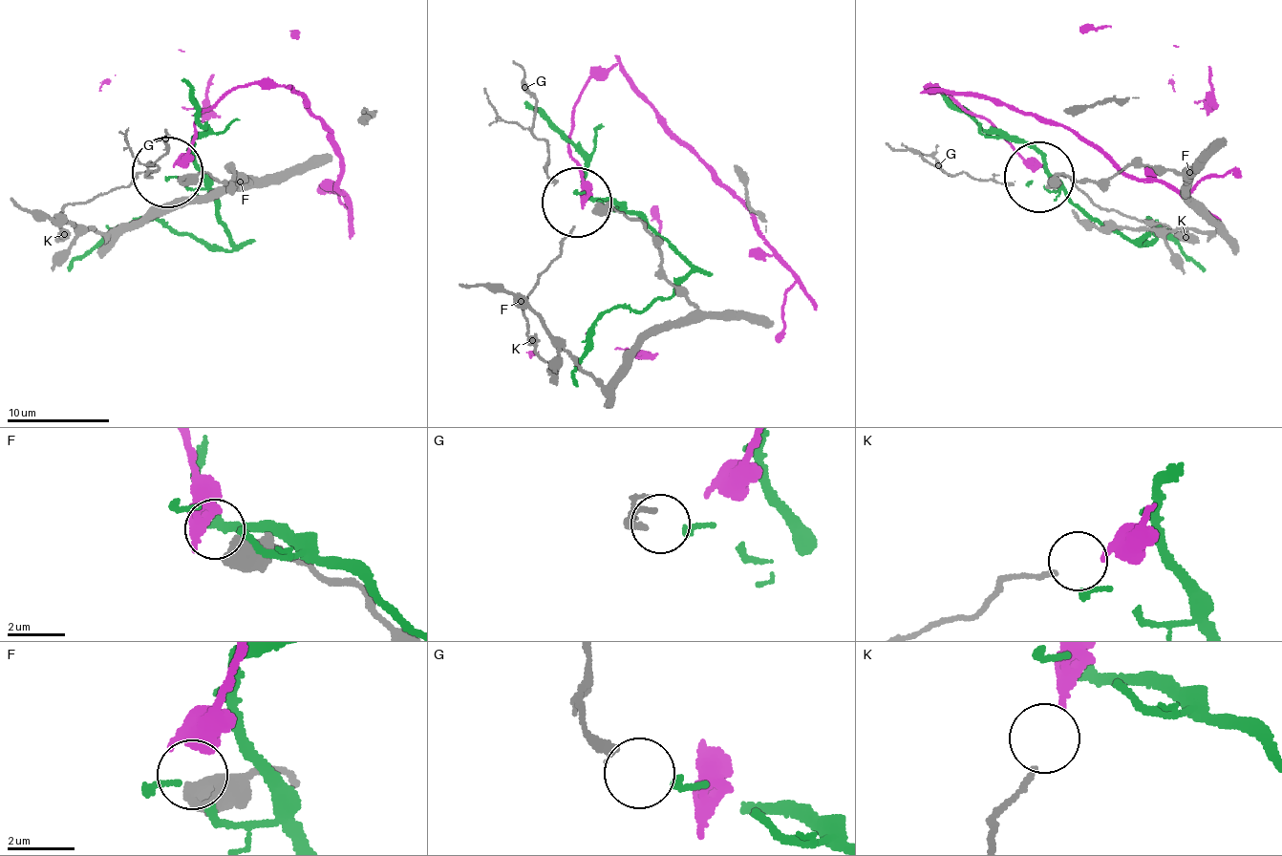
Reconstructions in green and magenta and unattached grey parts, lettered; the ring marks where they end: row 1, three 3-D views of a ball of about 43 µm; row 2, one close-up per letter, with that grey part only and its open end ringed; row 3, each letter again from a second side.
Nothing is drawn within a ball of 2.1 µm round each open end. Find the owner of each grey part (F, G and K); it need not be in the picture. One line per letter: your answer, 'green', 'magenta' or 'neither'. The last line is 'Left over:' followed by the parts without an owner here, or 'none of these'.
F: neither
G: green
K: magenta
Left over: F

